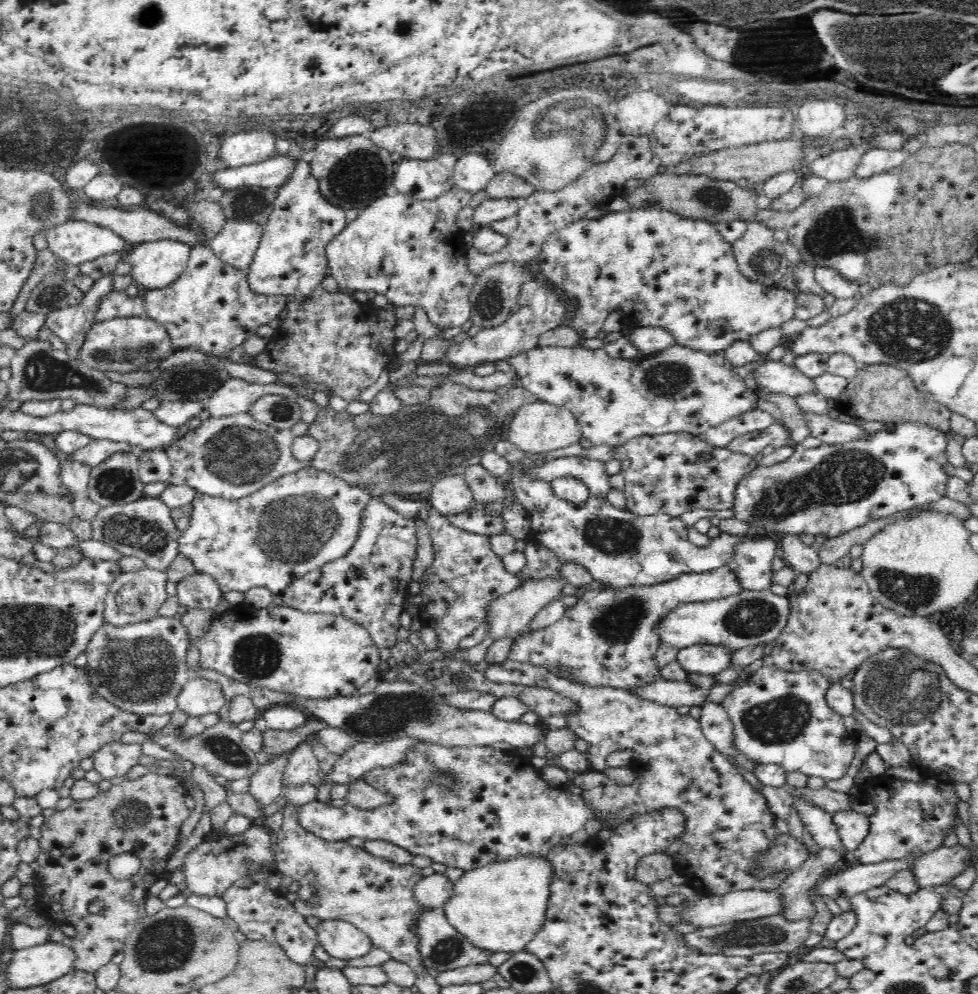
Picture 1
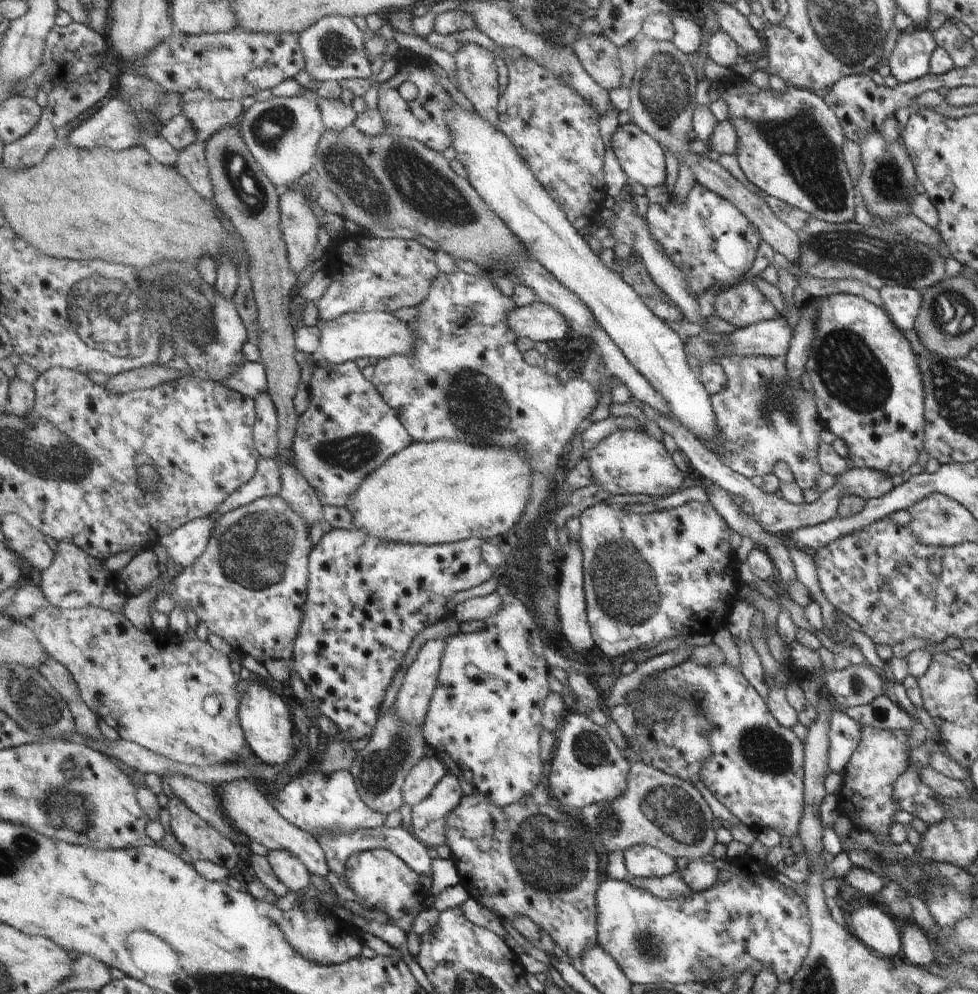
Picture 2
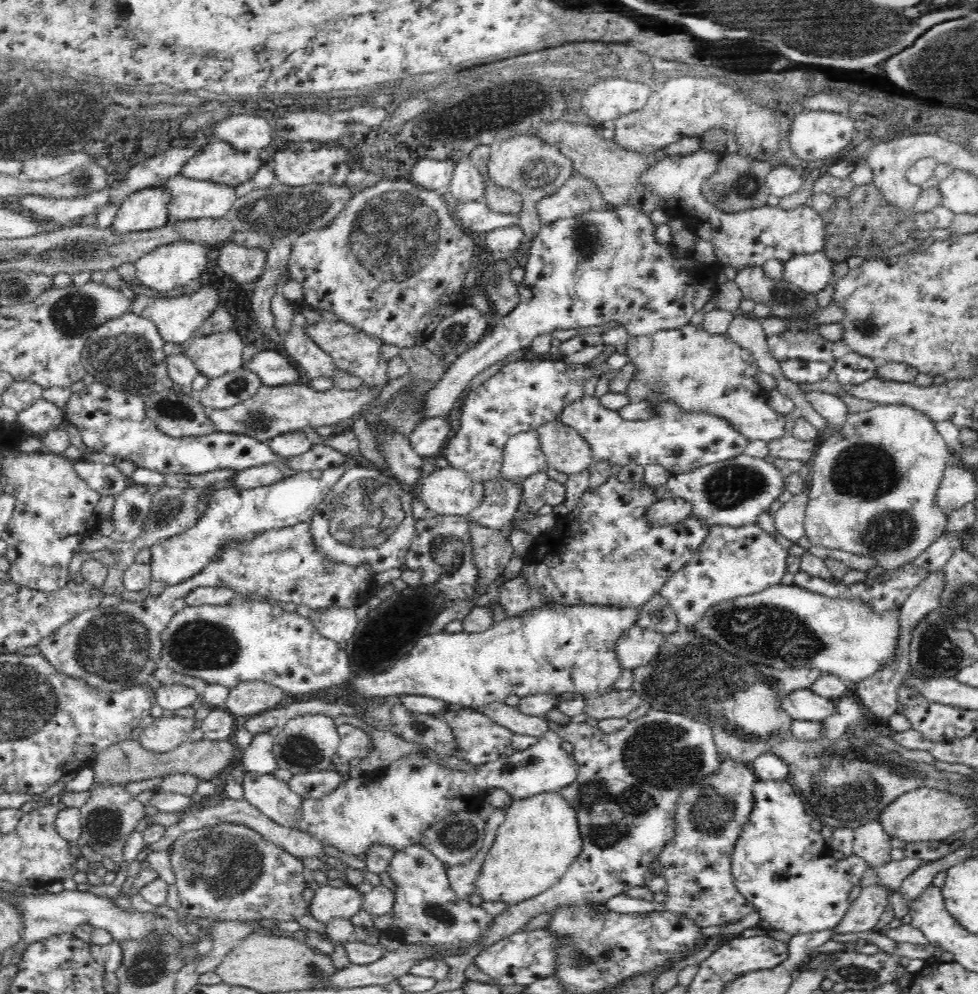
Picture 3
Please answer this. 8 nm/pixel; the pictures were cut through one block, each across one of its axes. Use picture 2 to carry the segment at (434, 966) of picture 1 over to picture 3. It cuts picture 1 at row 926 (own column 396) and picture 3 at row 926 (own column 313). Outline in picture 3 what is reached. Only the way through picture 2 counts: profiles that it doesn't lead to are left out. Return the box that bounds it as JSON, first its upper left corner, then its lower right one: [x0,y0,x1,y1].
[371,844,493,955]

